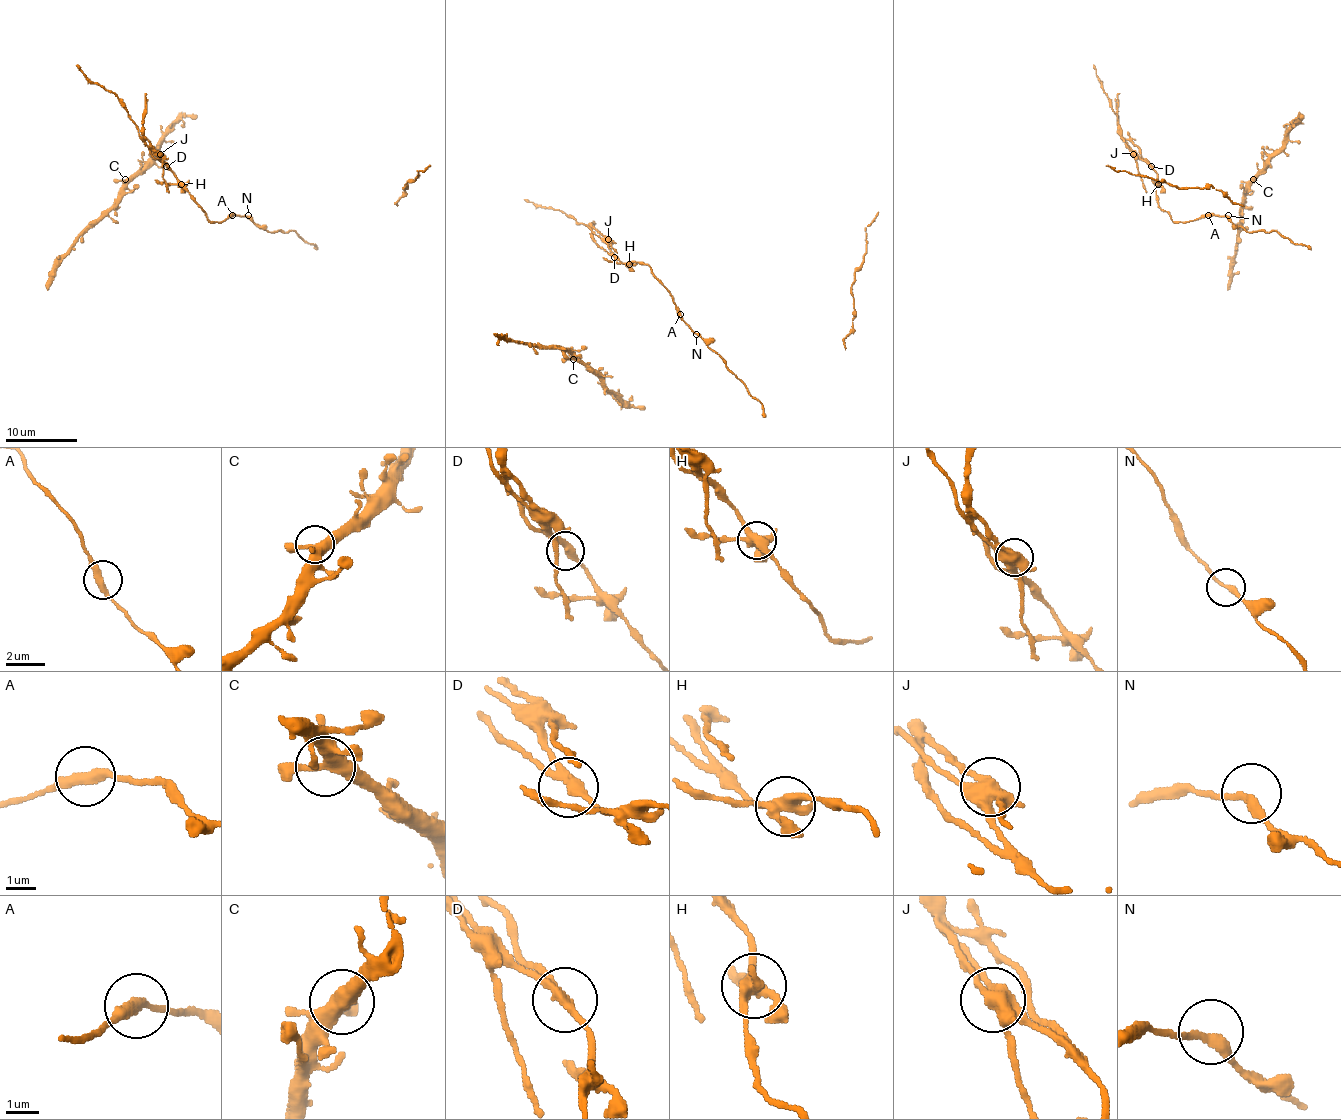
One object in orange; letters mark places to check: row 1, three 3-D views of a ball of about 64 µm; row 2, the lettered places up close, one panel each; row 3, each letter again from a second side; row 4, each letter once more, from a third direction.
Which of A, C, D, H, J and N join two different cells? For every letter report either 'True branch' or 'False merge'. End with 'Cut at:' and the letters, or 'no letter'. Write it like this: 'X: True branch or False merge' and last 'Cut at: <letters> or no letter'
A: True branch
C: True branch
D: False merge
H: False merge
J: False merge
N: True branch
Cut at: D, H, J

